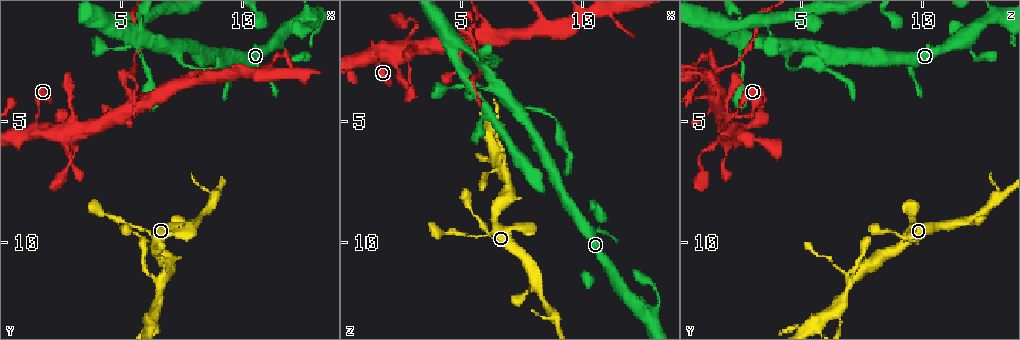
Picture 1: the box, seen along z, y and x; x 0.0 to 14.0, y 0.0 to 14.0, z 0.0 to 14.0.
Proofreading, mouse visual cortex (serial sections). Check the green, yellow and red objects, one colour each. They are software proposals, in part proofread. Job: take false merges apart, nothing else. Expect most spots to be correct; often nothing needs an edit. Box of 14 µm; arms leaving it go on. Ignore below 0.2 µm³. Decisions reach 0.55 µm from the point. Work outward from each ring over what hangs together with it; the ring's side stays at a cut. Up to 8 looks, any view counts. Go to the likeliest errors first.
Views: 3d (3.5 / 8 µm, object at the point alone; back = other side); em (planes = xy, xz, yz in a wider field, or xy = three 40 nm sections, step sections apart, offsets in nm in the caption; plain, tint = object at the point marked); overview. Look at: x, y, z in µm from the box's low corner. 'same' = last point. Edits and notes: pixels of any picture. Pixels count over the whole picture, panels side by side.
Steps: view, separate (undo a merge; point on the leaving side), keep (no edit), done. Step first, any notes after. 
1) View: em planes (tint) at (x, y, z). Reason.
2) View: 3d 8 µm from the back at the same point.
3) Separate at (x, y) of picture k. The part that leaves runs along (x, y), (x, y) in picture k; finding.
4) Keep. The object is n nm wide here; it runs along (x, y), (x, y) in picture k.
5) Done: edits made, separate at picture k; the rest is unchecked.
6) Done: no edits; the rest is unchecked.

View: 3d 8 µm at (7.5, 2.0, 4.6). Small branch off a trunk.

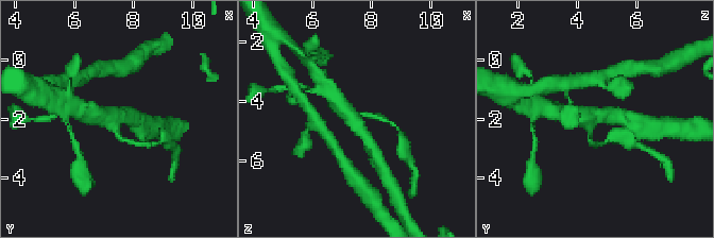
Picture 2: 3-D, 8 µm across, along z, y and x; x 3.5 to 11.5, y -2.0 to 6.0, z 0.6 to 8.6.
View: em xy step 1 (tint) at (7.5, 1.9, 4.6). Now the EM.

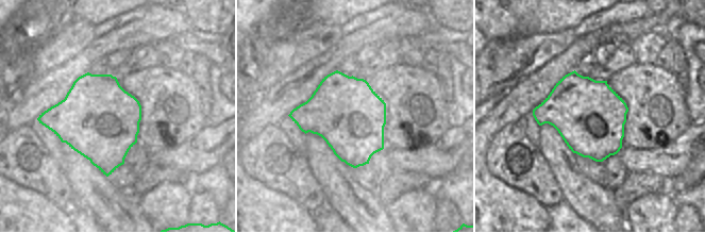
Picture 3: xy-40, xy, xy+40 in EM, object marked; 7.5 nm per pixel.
Keep. It runs along (370, 142), (355, 119), (334, 96) in picture 2; one cell here.

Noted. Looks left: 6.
View: 3d 3.5 µm at (5.9, 1.7, 2.6). Narrows sharply.

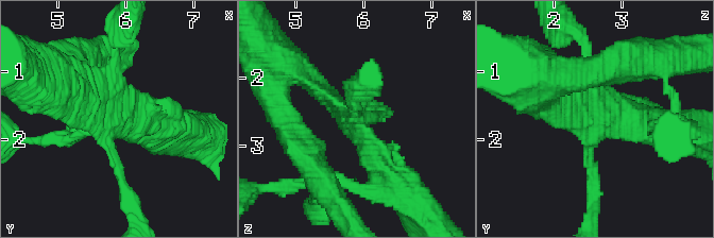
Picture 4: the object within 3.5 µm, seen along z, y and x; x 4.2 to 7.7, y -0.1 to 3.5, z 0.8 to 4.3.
View: em xy step 1 (tint) at (5.80, 1.65, 2.75). 4 arms meet here; the arms are 150, 150, 300, 400 nm wide.

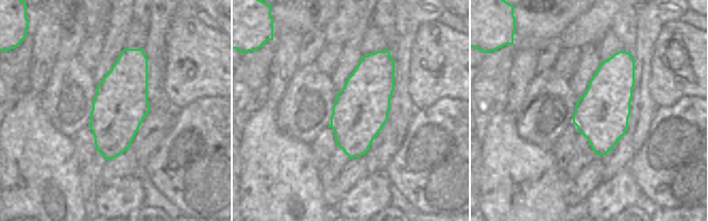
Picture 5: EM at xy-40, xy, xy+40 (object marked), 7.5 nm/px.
View: em xy step 5 (tint) at the same point.

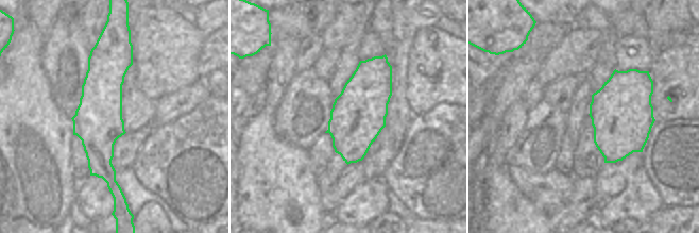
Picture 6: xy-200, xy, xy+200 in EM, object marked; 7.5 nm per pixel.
Keep. It runs along (111, 50), (102, 85), (111, 182) in picture 6; one cell here.

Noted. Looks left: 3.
View: 3d 3.5 µm at (1.5, 5.4, 2.2). Three-way junction.

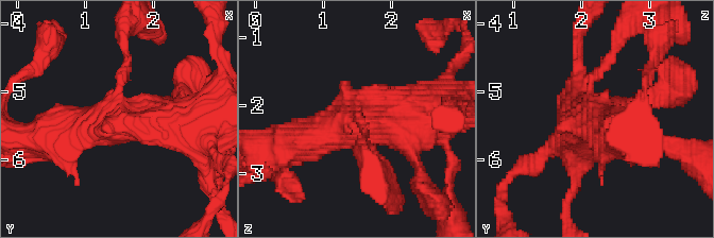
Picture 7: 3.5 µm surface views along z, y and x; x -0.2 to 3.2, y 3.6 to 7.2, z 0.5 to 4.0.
View: em xy step 5 (tint) at (1.45, 5.30, 2.20).

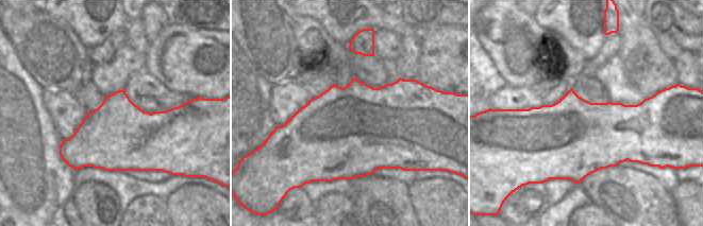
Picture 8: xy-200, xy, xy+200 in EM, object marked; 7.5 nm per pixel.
Keep. It runs along (125, 50), (116, 112), (182, 125) in picture 7; one cell here.

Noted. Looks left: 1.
Done: no edits; the rest is unchecked.

